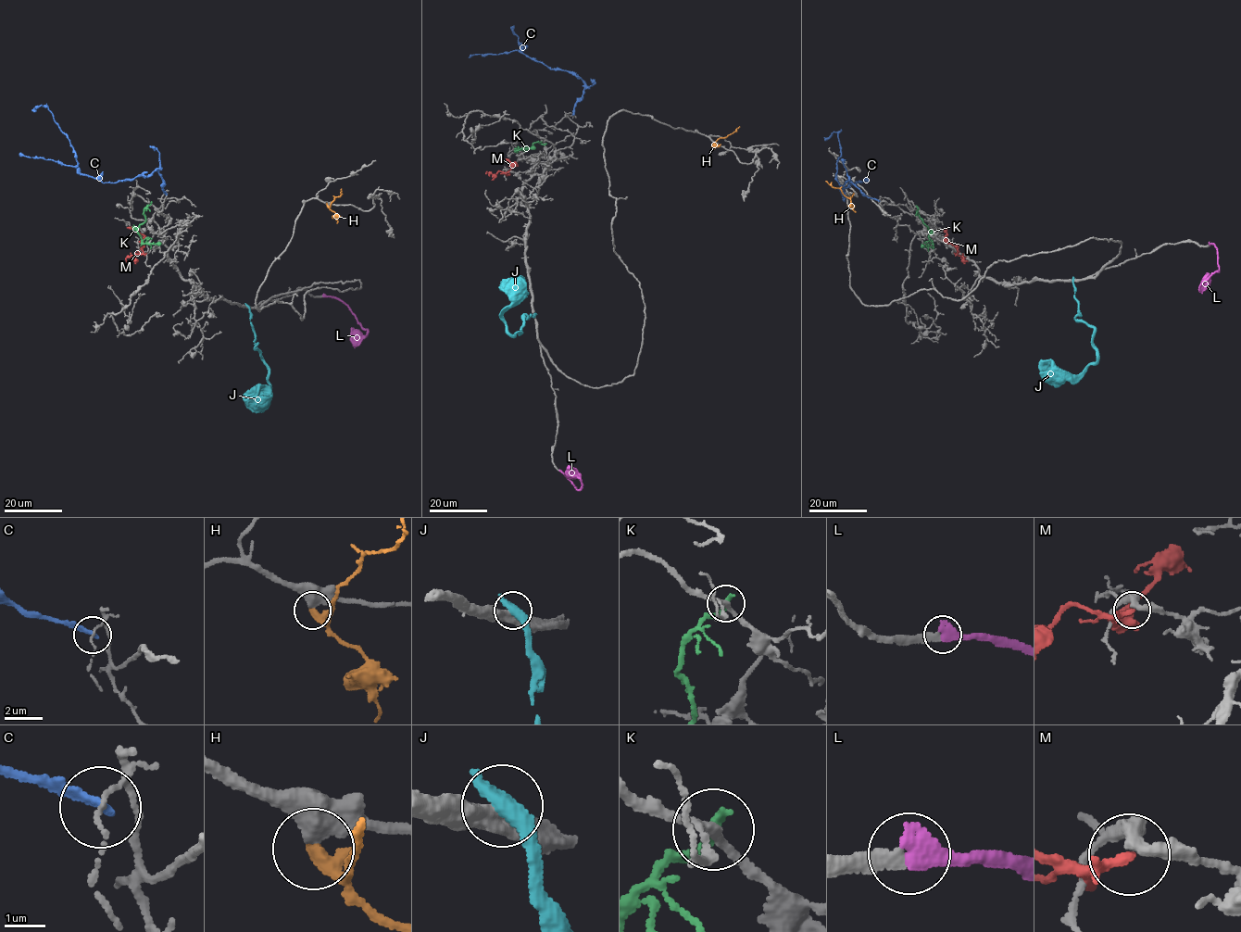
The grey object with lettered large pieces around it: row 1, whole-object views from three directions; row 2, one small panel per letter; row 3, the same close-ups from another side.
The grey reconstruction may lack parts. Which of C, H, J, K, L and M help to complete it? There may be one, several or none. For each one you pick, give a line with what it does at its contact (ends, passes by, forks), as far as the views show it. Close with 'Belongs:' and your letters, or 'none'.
L: it ends
Belongs: L

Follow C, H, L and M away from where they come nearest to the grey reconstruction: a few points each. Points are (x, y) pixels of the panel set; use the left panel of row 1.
C: (166, 194), (156, 170), (116, 182), (102, 182), (82, 174), (69, 140), (48, 108), (41, 105), (33, 108)
H: (327, 206), (329, 207), (335, 197), (340, 196), (341, 189)
L: (323, 295), (334, 296), (346, 305), (357, 322), (368, 332), (357, 341), (355, 347)
M: (145, 253), (141, 245), (144, 236), (127, 227)

